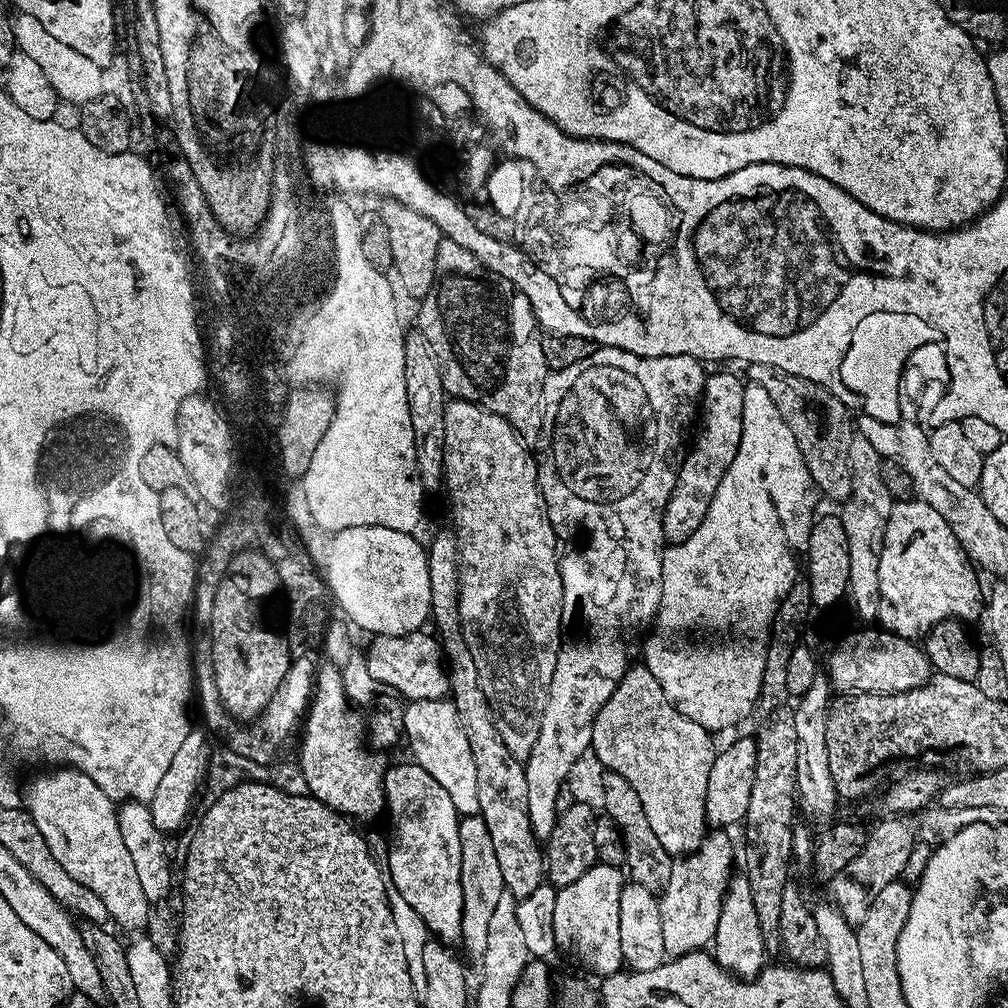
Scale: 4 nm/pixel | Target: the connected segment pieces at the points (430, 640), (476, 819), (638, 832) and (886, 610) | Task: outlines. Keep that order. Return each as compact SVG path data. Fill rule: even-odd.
M427 631L411 632L404 636L372 636L364 655L368 672L374 680L386 683L395 693L400 692L407 701L441 700L450 690L448 673L439 641Z
M478 814L460 820L460 845L462 846L462 945L470 955L483 957L486 950L486 934L490 934L490 917L494 906L505 892L502 870L498 867L498 854L494 854L494 842L486 830L486 822Z
M605 771L602 783L605 803L602 812L614 818L618 830L622 830L622 842L626 846L626 872L631 883L646 886L646 890L657 894L663 892L666 882L670 880L674 860L654 835L654 829L646 819L646 810L642 810L642 798L638 798L634 786L630 786L630 782L626 782L626 778L617 772Z
M919 498L895 501L890 510L890 518L886 522L882 558L878 562L879 623L887 631L895 632L904 640L916 642L943 620L969 622L968 620L976 620L979 616L981 619L982 592L980 596L980 580L975 571L977 572L977 569L960 549L946 518L942 518L942 514L934 510L934 506Z

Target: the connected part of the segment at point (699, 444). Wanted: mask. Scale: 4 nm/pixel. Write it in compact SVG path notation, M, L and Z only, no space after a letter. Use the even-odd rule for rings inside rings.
M716 372L704 382L702 397L702 419L699 421L701 432L696 441L683 453L680 467L676 470L676 481L670 502L664 511L664 539L668 544L681 544L706 518L710 502L726 474L730 462L738 454L742 442L742 394L745 381L739 380L732 372Z

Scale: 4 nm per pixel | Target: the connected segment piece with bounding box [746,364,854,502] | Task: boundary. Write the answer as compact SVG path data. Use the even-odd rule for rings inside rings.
M749 364L746 371L748 371L747 379L751 383L760 384L762 390L770 394L770 402L778 406L778 414L782 414L786 426L790 426L790 434L794 434L794 442L798 442L798 450L802 454L806 470L810 470L810 478L816 485L819 495L829 496L837 502L847 500L852 495L852 463L848 457L848 443L854 435L854 420L850 415L850 409L841 400L831 396L825 388L819 388L809 380L797 380L795 376L778 372L774 366Z

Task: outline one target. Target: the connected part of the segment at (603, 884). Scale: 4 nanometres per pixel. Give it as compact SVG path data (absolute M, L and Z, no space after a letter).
M593 864L586 874L582 874L570 886L559 889L554 902L554 938L557 949L573 956L584 968L597 972L600 978L613 976L621 971L624 959L620 945L620 927L618 926L618 906L626 876L621 869Z

